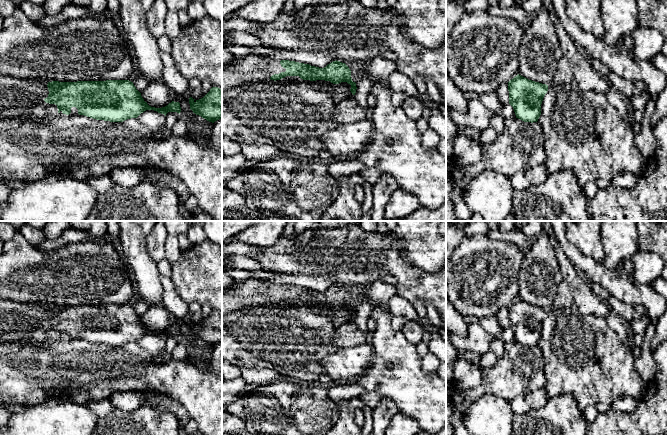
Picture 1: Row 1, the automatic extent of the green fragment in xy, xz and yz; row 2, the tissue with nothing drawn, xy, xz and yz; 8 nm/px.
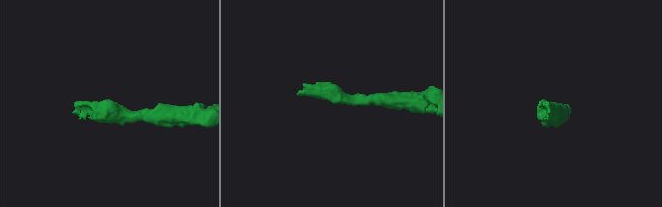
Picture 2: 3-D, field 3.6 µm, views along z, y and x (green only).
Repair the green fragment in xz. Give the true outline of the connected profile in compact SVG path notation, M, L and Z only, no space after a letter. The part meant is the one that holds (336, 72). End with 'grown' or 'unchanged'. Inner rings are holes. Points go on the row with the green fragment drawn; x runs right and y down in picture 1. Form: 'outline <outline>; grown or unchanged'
outline M248 55L236 57L230 64L222 65L222 97L232 88L240 85L280 80L286 76L299 76L303 80L325 80L333 84L347 82L351 93L356 93L351 70L340 61L333 61L324 68L289 60L274 60L265 56Z; grown

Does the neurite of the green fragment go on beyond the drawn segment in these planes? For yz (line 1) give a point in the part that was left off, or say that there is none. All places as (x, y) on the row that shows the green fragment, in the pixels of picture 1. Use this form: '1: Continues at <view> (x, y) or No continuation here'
1: No continuation here

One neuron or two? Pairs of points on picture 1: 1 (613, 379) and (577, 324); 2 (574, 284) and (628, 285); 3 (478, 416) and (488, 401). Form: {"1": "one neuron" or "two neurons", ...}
{"1": "one neuron", "2": "two neurons", "3": "one neuron"}

